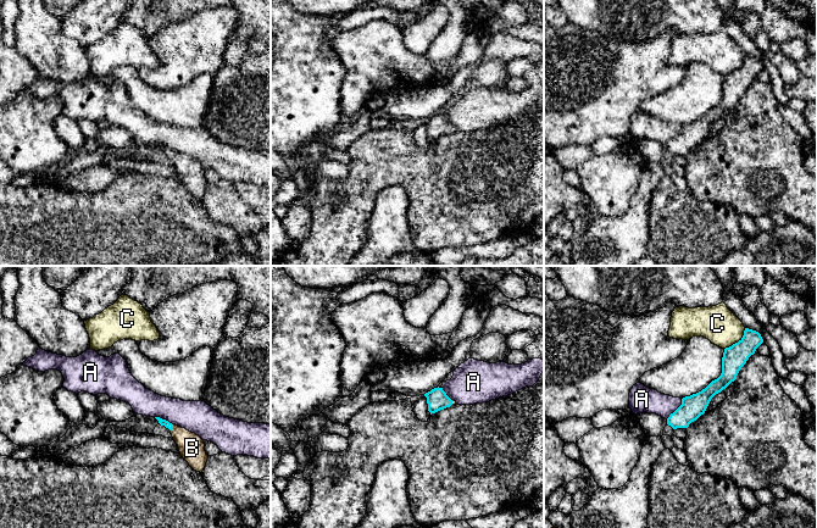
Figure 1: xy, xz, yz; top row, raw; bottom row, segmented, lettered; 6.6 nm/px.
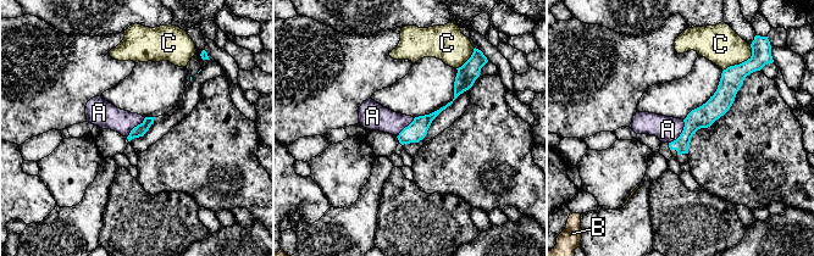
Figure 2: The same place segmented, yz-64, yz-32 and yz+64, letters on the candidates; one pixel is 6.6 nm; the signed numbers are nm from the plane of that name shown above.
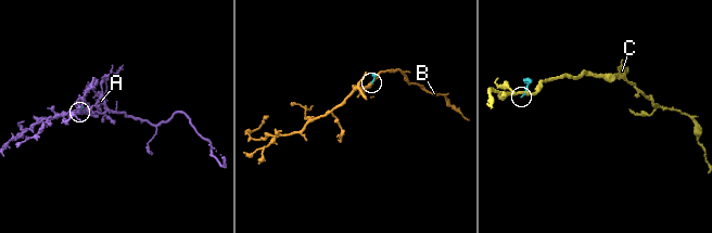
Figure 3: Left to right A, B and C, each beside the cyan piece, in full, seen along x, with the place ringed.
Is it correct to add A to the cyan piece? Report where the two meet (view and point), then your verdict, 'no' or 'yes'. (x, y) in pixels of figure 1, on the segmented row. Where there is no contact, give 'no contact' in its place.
yz (677, 409) | no

